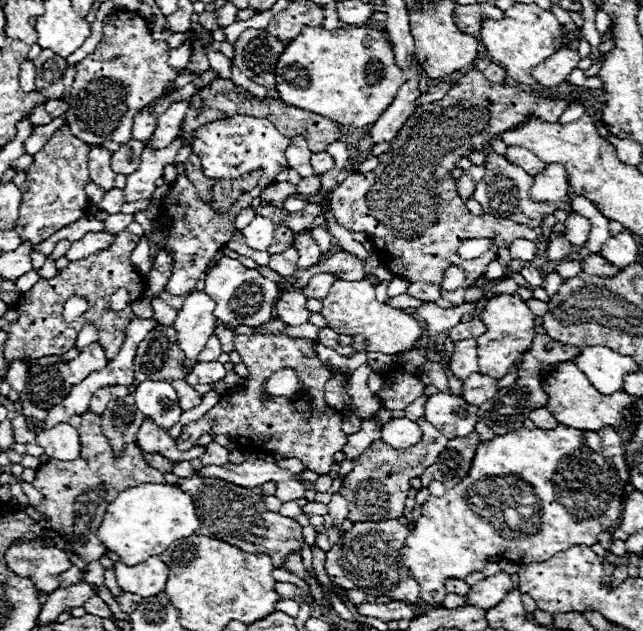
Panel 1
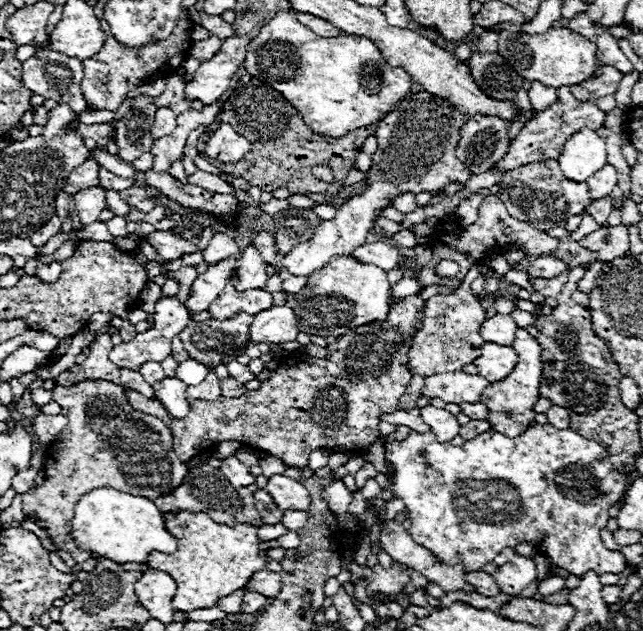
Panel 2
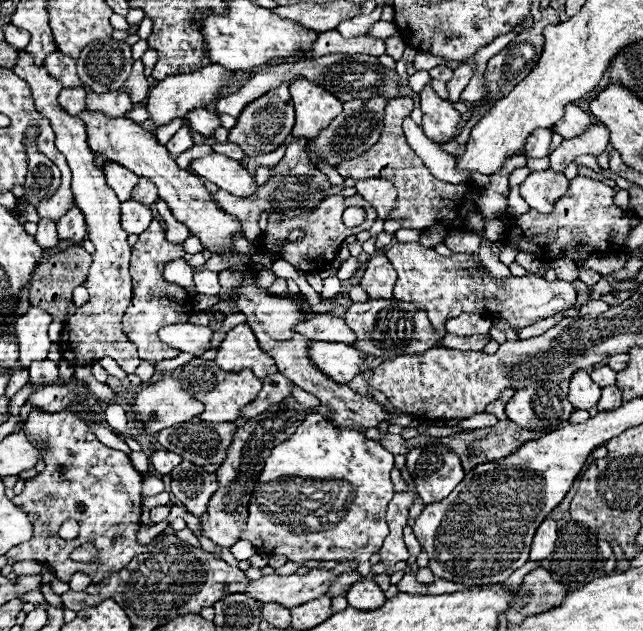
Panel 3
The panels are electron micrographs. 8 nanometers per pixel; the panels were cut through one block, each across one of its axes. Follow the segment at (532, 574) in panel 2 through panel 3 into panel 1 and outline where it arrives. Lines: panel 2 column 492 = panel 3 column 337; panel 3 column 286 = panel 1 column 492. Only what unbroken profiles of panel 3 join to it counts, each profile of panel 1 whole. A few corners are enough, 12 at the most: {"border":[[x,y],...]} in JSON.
{"border":[[498,572],[474,584],[468,602],[494,608],[514,588],[510,574]]}

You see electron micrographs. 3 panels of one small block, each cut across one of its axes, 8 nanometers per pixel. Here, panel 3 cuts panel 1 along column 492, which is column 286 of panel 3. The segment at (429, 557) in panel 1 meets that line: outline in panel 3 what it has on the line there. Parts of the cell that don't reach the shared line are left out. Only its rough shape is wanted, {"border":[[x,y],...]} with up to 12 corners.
{"border":[[308,414],[274,446],[242,540],[292,562],[368,558],[394,456]]}

